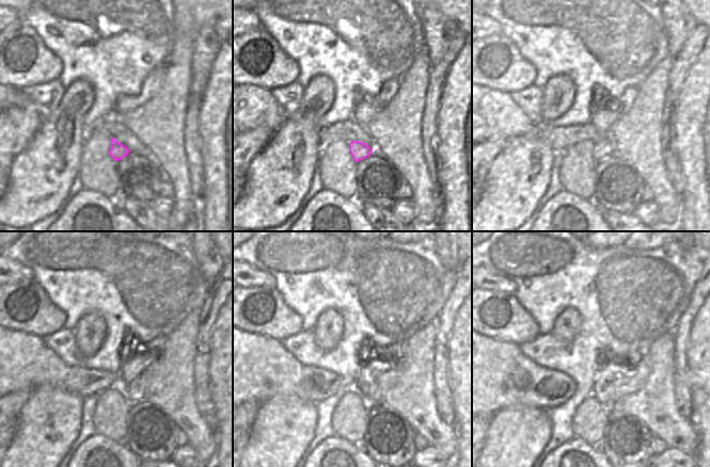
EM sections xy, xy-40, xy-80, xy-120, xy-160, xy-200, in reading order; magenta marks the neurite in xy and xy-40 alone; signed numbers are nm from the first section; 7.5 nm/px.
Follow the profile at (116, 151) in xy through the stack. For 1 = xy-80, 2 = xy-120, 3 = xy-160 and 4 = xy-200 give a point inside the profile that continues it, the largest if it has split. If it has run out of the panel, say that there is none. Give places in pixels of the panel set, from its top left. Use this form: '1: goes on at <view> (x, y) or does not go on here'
1: goes on at xy-80 (602, 147)
2: goes on at xy-120 (133, 391)
3: goes on at xy-160 (383, 382)
4: goes on at xy-200 (628, 384)

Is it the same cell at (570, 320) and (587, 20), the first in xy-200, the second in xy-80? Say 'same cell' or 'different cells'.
different cells

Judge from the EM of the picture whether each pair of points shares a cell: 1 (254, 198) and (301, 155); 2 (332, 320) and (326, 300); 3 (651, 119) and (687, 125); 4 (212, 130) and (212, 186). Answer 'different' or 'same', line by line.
1: same
2: different
3: different
4: same

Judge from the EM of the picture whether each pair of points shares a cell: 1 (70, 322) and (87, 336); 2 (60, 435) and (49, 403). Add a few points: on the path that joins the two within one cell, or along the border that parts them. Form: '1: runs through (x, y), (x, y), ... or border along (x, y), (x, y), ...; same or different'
1: border along (96, 312), (90, 311), (85, 313), (73, 329); different
2: runs through (52, 428), (49, 424), (49, 411); same

